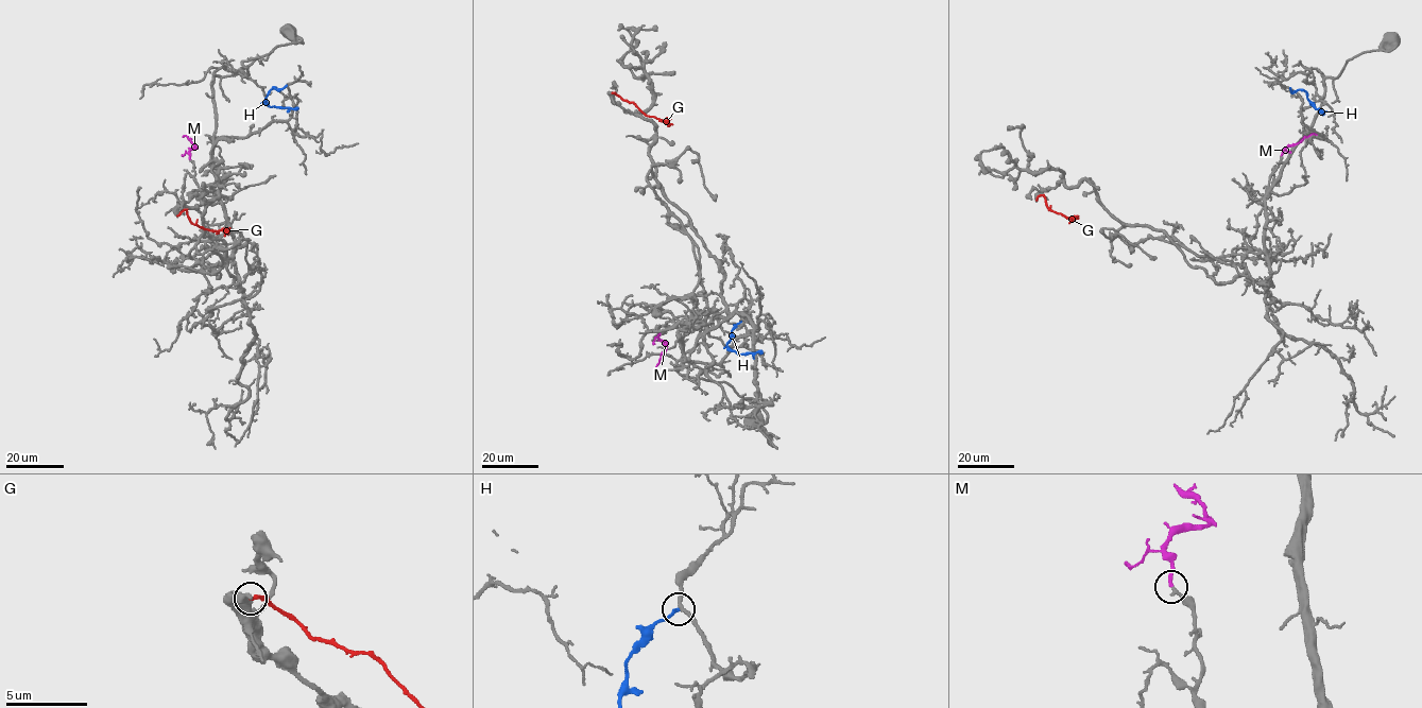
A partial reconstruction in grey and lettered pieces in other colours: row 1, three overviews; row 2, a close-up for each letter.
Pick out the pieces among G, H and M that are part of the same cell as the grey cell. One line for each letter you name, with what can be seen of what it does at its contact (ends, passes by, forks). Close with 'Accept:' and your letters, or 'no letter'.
M: it ends
Accept: M

